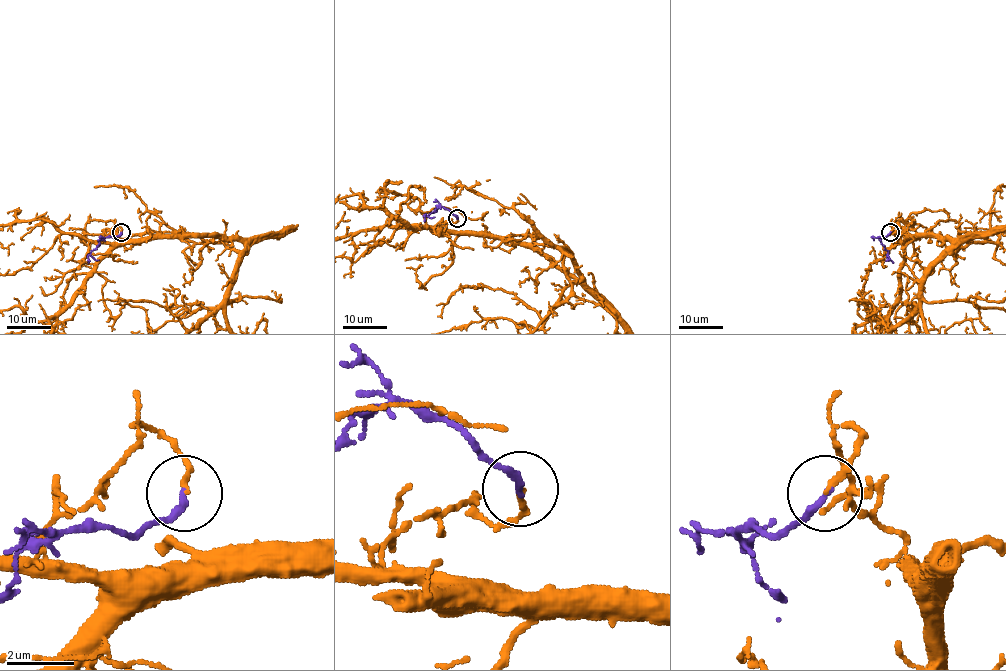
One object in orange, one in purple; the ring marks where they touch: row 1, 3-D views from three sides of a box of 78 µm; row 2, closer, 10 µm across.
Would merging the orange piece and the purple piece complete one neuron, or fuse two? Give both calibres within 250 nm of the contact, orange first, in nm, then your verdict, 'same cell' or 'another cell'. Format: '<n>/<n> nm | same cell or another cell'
140/220 nm | another cell

